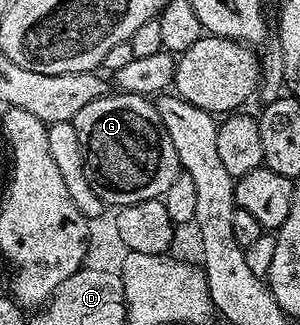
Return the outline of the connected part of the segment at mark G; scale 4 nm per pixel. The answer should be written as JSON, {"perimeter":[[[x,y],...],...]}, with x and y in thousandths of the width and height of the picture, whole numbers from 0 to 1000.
{"perimeter":[[[370,283],[310,308],[310,320],[283,320],[283,332],[257,345],[247,378],[277,471],[283,542],[297,566],[310,566],[310,591],[323,591],[323,603],[337,603],[360,637],[427,634],[500,609],[540,612],[577,554],[590,554],[603,529],[590,455],[577,455],[577,431],[563,431],[563,406],[503,302],[473,302],[467,289]]]}

